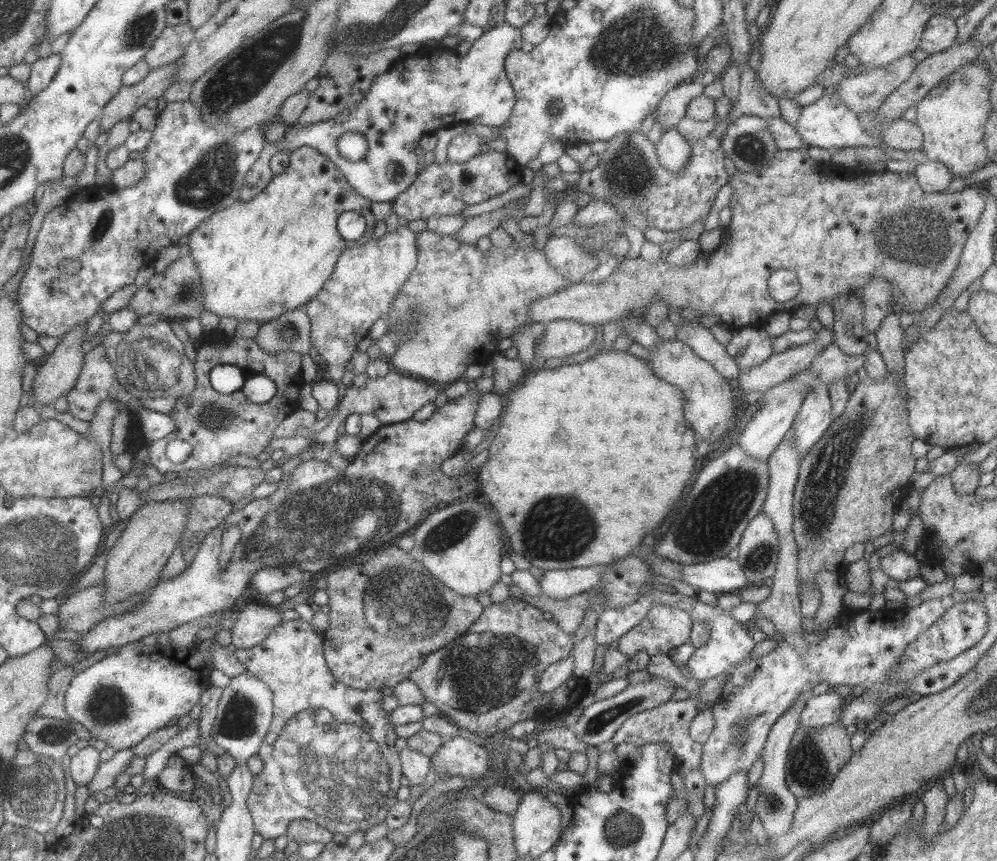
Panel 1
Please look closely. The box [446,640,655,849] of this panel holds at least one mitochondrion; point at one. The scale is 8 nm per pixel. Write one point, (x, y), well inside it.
(607, 718)

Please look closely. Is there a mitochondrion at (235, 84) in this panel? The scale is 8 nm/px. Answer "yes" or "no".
yes

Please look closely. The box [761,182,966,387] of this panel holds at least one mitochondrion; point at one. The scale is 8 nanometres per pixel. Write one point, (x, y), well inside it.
(923, 236)

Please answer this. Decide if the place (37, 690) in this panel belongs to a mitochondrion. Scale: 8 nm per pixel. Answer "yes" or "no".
no

